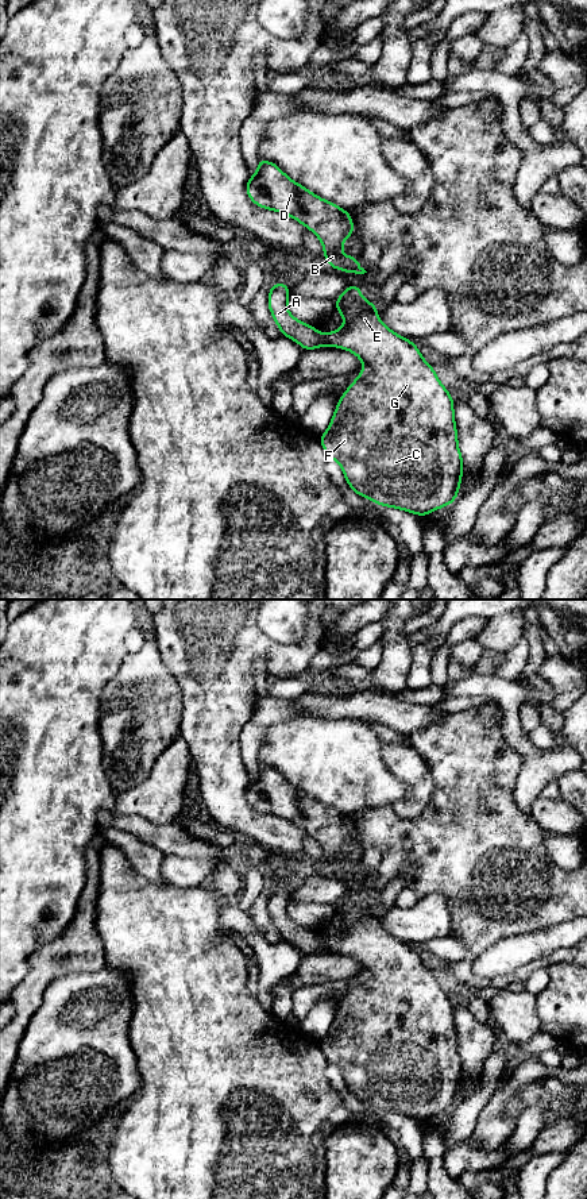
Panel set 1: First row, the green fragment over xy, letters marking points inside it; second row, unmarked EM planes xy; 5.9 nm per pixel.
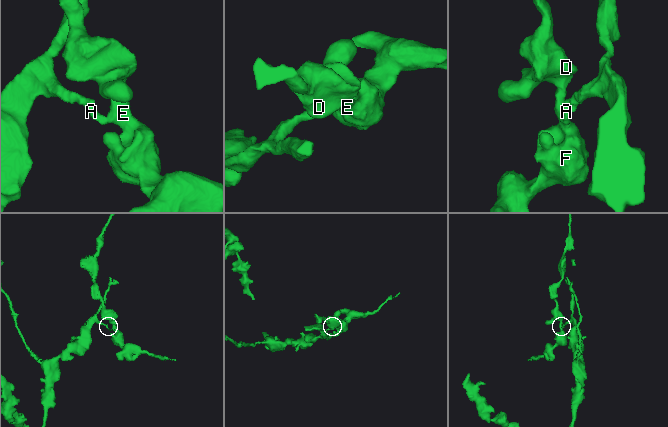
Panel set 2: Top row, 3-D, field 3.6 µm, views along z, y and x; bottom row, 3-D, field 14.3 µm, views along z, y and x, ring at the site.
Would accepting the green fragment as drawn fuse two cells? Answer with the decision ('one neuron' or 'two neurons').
two neurons

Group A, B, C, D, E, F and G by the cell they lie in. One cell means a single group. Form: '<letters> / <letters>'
A / B C D E F G

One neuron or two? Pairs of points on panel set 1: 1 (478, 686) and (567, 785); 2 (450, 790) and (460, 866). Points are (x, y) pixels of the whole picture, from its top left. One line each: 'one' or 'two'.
1: two
2: one

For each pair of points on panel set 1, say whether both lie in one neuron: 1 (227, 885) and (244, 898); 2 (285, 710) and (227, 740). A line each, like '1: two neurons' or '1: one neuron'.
1: two neurons
2: two neurons

